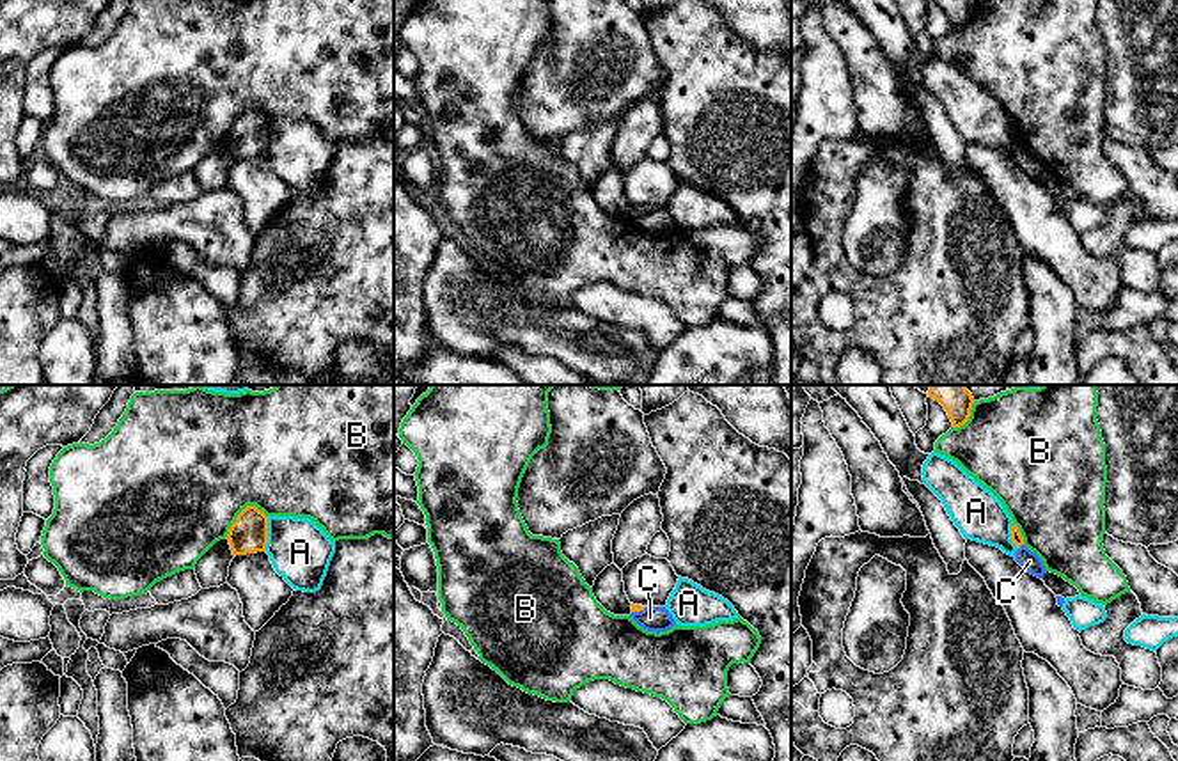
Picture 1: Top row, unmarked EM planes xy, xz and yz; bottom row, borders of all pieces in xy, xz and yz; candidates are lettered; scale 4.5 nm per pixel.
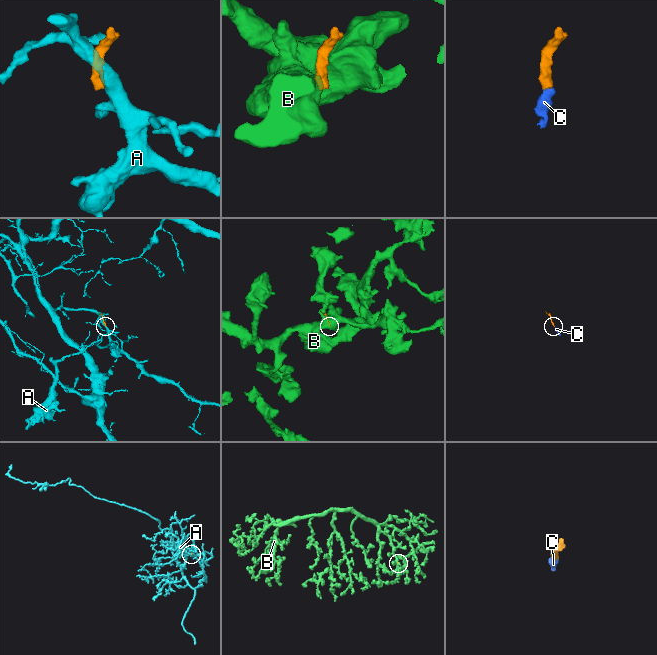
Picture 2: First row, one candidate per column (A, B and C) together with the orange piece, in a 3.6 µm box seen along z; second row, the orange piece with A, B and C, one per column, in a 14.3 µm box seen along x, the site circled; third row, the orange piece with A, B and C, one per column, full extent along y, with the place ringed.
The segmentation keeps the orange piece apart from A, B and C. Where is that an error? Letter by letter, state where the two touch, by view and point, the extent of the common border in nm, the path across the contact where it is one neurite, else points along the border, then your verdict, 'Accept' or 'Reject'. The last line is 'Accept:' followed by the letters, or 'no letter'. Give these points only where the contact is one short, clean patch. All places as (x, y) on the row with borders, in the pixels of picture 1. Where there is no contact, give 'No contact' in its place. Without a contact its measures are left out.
A: Touches orange at xy (267, 534). Shared border 160 nm. Reject
B: Touches orange at xy (242, 511). Shared border 220 nm. Reject
C: Touches orange at yz (1020, 545). Shared border 40 nm. Path across: yz (1017, 538), (1020, 545), (1022, 554), (1029, 561). Accept
Accept: C

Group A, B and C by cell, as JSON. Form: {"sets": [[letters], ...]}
{"sets": [["A"], ["B"], ["C"]]}

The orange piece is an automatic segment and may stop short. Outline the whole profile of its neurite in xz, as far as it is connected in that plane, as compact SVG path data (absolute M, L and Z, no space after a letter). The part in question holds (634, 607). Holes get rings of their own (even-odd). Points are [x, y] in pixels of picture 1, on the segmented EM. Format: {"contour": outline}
{"contour": "M632 603L630 617L648 632L667 632L676 626L676 621L665 607L642 607Z"}

